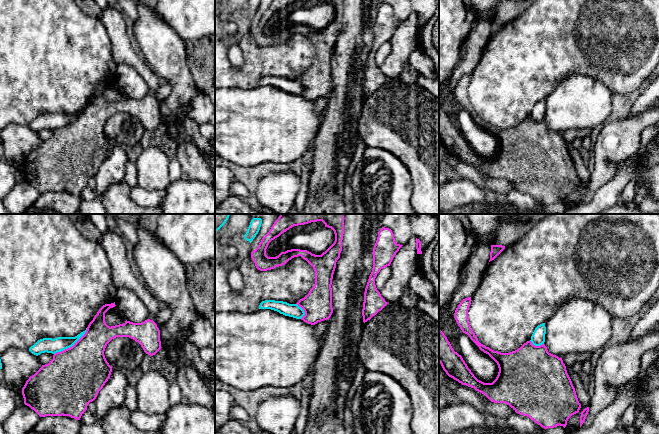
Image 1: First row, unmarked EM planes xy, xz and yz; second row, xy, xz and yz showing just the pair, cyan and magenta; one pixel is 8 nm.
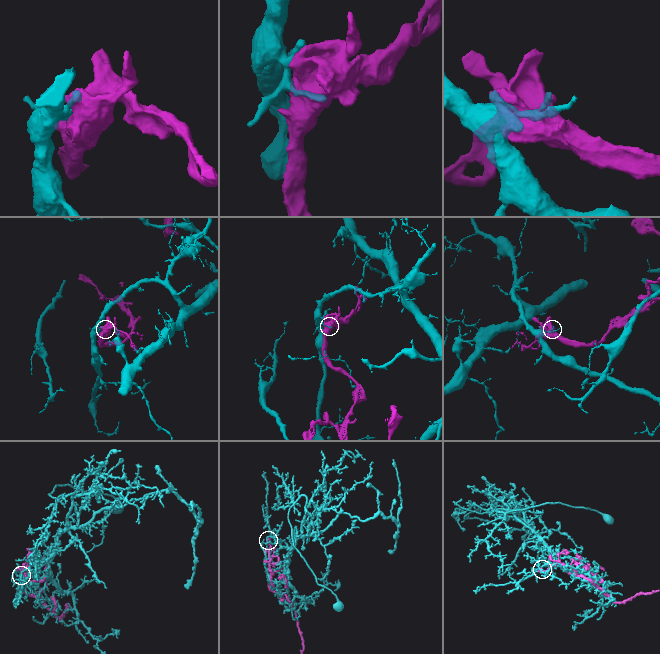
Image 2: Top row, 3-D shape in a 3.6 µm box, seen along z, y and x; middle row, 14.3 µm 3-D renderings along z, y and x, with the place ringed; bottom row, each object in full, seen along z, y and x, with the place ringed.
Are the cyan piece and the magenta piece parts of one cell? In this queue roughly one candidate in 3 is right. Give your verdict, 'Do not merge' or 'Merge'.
Do not merge

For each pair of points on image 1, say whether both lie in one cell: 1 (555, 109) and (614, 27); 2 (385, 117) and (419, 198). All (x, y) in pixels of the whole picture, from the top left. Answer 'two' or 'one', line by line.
1: two
2: one

